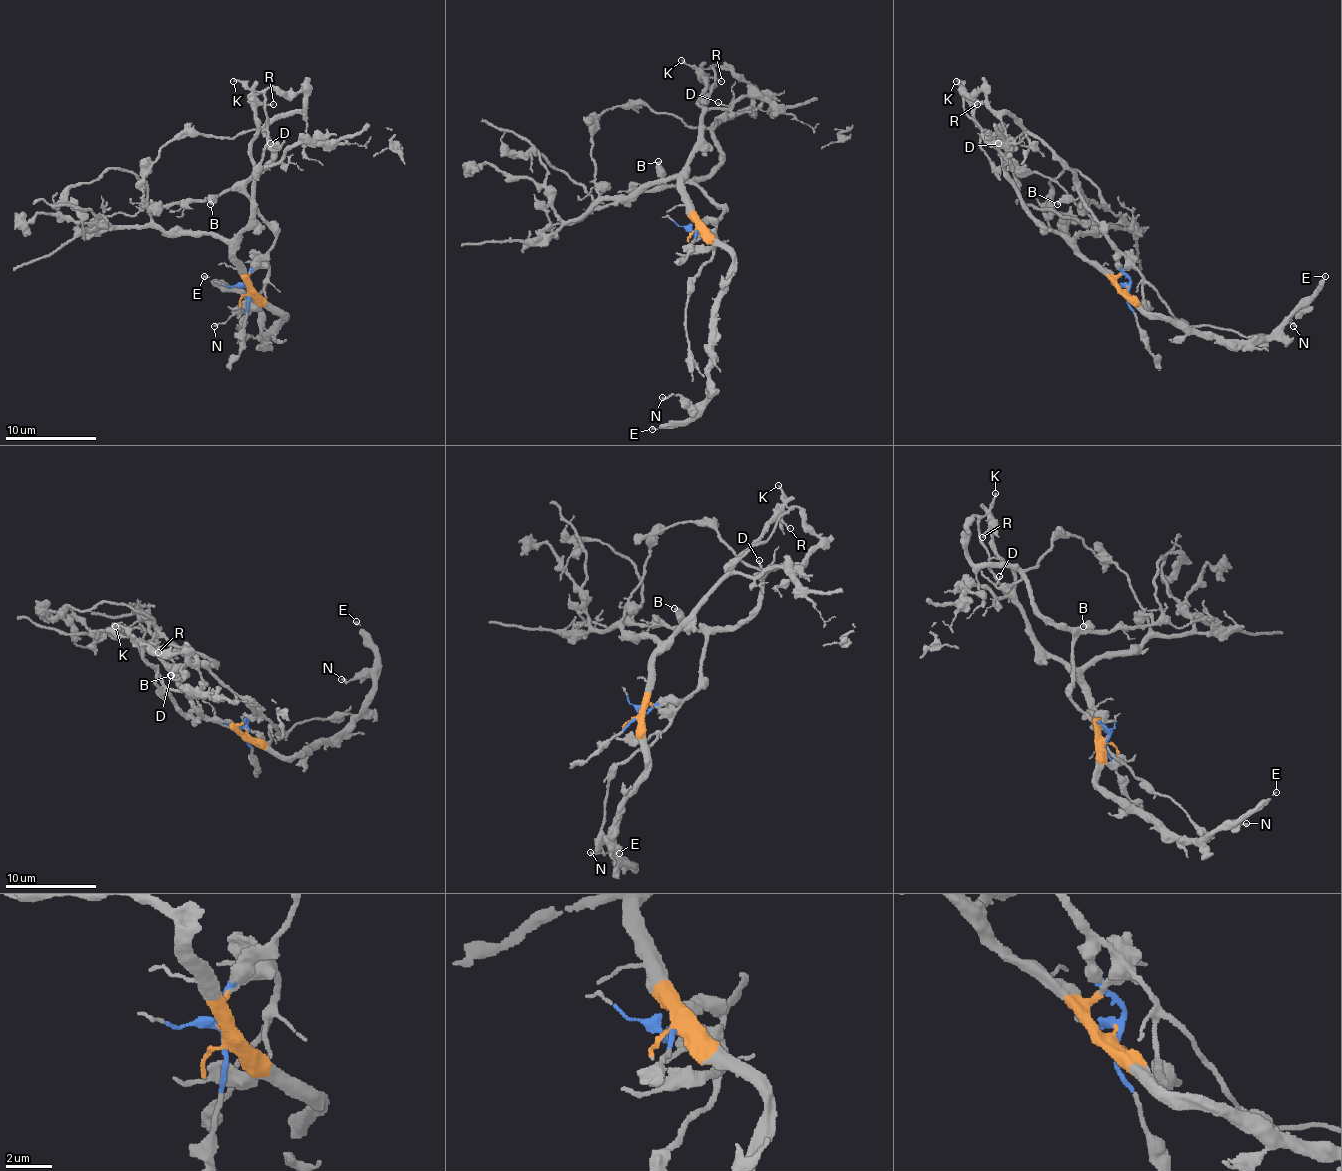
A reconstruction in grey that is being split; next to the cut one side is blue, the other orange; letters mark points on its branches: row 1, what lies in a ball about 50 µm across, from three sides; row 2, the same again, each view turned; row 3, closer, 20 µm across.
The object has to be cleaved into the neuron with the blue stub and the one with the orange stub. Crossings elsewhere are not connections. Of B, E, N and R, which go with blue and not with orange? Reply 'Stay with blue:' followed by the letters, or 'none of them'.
Stay with blue: B

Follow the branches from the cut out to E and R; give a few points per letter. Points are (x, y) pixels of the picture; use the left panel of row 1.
E: (246, 289), (262, 295), (285, 318), (265, 341), (260, 336), (260, 311), (235, 289), (221, 289), (203, 275)
R: (246, 289), (235, 239), (249, 216), (255, 116), (260, 104), (274, 104)

